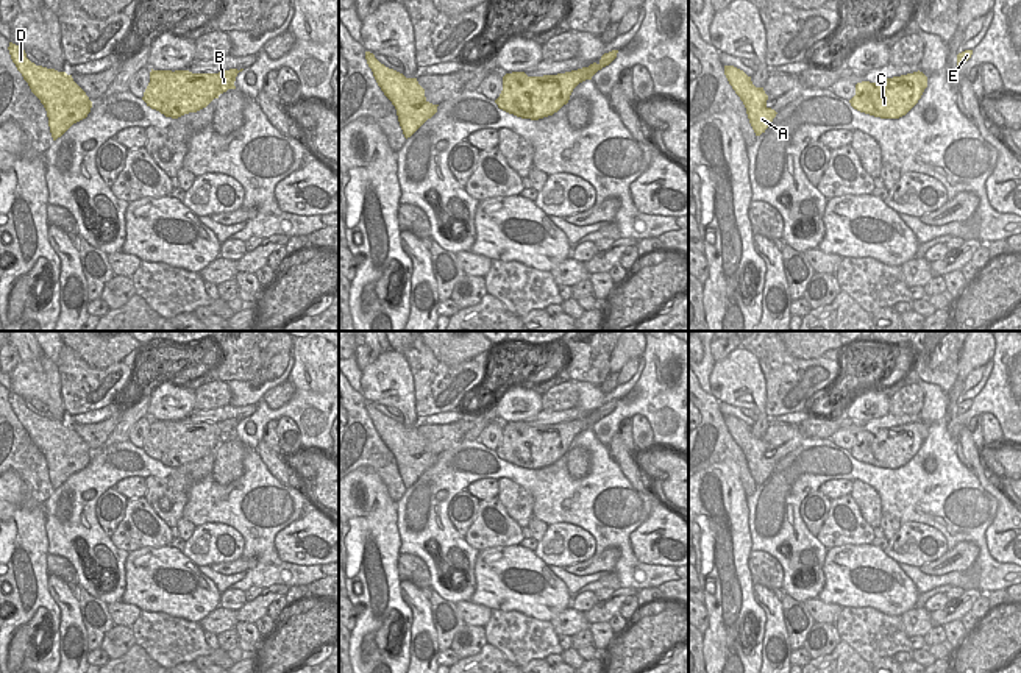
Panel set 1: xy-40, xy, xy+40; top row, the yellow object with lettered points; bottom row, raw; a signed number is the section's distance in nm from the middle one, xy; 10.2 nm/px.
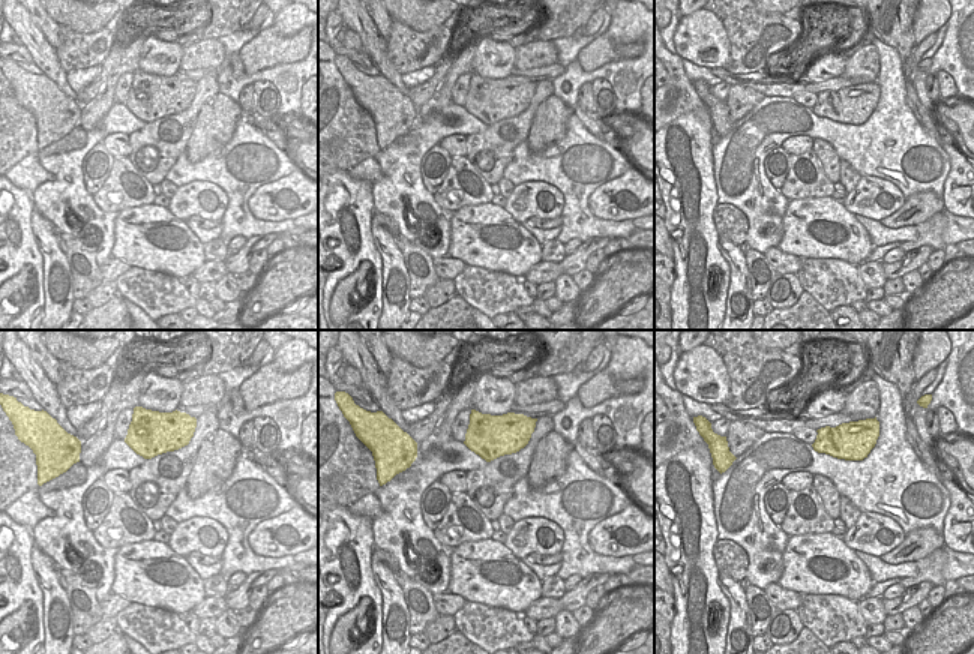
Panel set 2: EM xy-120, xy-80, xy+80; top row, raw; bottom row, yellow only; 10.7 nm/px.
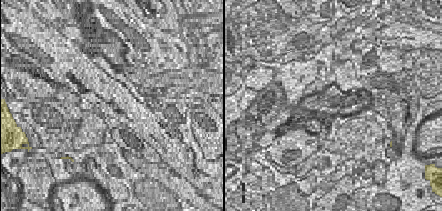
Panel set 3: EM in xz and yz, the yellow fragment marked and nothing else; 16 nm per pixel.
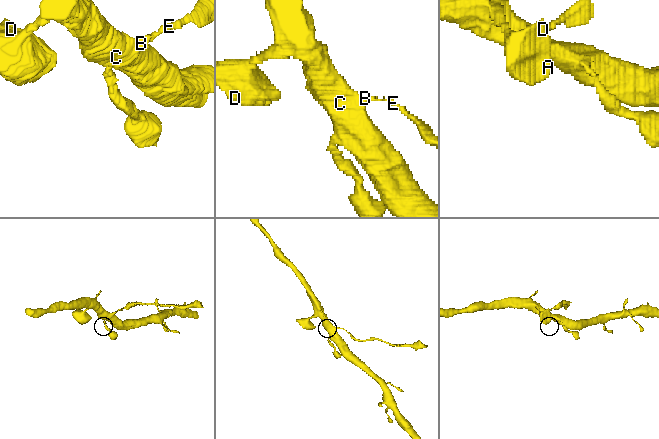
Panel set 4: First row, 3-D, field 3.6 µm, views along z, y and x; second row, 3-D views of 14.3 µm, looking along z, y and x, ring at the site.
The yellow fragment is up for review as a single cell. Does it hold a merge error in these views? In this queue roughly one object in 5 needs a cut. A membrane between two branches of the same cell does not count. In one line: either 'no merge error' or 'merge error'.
merge error

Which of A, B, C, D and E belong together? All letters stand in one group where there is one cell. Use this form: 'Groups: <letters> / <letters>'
Groups: A B C D / E

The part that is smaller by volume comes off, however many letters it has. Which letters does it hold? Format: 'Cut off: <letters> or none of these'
Cut off: E

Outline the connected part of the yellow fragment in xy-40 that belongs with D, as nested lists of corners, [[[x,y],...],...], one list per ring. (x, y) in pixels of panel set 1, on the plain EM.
[[[9,392],[9,404],[31,442],[47,461],[53,490],[61,487],[73,473],[87,467],[92,451],[73,431],[72,425],[36,415],[22,397]]]

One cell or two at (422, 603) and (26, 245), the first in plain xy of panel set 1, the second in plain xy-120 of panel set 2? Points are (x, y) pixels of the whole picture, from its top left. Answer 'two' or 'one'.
two

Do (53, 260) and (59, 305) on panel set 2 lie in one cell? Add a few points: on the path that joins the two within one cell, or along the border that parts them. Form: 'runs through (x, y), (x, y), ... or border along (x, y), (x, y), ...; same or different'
runs through (48, 272), (50, 296); same

